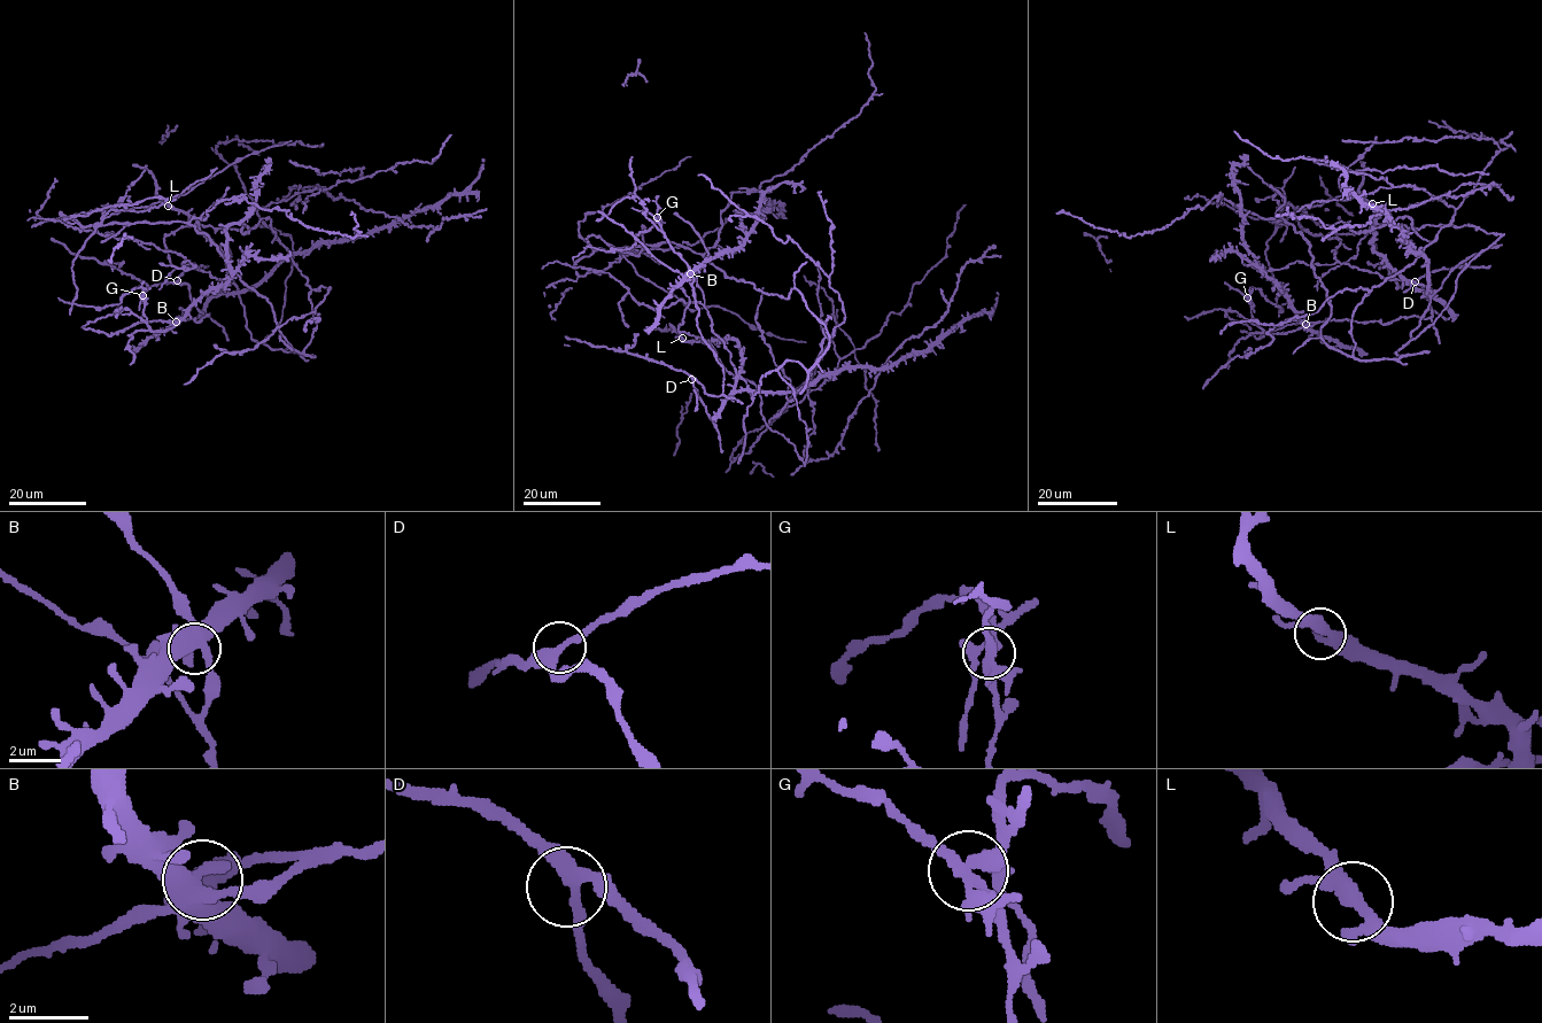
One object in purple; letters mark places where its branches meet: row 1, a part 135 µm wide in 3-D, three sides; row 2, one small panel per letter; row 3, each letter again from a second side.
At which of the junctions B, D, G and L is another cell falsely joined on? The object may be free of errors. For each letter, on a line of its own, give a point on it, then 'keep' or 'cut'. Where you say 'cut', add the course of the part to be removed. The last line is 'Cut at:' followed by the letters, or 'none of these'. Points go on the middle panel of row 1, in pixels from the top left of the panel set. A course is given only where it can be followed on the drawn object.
B: (690, 273) | keep
D: (691, 379) | keep
G: (657, 217) | cut | (658, 216), (628, 248), (588, 246), (590, 235), (599, 235), (690, 309), (719, 305), (761, 331), (805, 342)
L: (682, 338) | keep
Cut at: G

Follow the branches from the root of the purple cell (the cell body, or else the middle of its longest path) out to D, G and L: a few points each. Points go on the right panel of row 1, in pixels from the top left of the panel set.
D: (1311, 256), (1272, 222), (1265, 258), (1283, 308), (1253, 287), (1248, 299), (1269, 333), (1428, 318), (1415, 281)
G: (1311, 256), (1291, 224), (1273, 221), (1279, 225), (1267, 242), (1265, 258), (1283, 308), (1253, 287), (1246, 297)
L: (1311, 256), (1331, 307), (1320, 338), (1358, 359), (1404, 356), (1395, 353), (1432, 291), (1374, 250), (1372, 203)

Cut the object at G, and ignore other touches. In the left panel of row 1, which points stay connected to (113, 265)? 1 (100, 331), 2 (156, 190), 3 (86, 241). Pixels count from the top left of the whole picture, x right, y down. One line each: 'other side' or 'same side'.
1: same side
2: same side
3: other side

